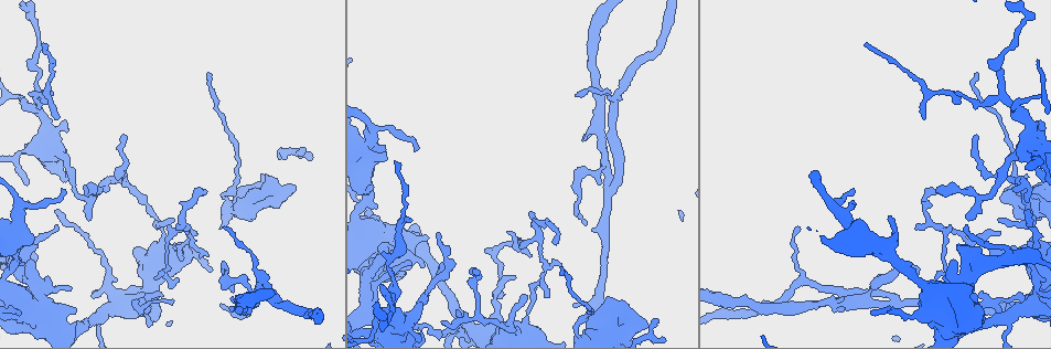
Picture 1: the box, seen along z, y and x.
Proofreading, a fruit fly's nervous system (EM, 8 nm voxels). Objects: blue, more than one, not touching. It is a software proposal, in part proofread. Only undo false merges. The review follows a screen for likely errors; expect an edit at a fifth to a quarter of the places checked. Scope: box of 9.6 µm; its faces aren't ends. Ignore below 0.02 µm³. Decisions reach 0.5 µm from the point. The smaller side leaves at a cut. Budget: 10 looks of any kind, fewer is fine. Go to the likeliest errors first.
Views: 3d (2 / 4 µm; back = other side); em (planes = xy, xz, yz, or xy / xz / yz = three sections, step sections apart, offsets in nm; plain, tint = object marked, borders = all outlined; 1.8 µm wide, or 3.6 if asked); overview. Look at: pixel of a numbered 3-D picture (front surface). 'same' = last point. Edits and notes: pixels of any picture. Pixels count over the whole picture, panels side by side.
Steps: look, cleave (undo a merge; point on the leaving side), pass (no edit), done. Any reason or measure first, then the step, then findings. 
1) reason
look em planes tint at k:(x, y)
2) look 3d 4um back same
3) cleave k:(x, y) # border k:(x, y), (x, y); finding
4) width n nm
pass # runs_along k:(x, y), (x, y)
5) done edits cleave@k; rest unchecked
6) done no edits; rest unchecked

a narrow waist
look em planes tint at 1:(898, 303)

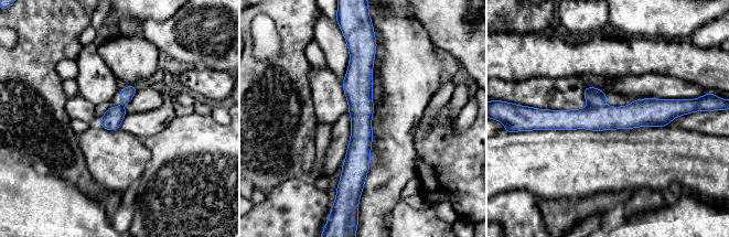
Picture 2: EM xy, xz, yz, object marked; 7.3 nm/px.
width 140 nm
cleave 2:(593, 96) # border 2:(589, 104), (602, 106); two neurons meet here

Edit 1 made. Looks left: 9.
see it whole again
look overview

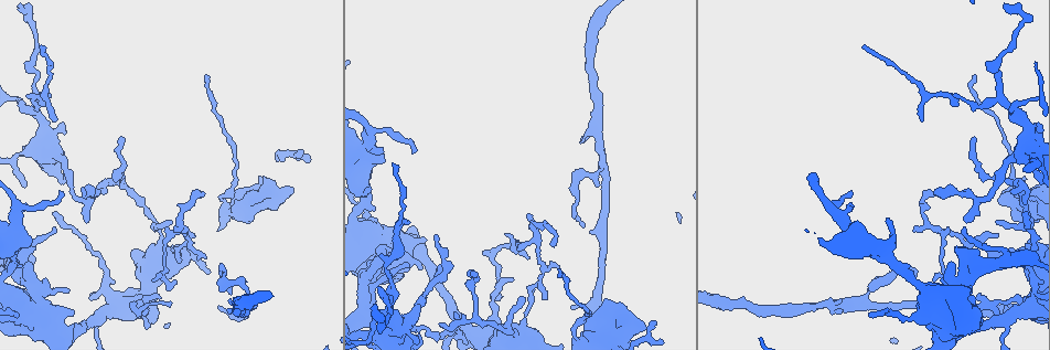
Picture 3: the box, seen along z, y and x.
look 3d 4um at 3:(1013, 258)

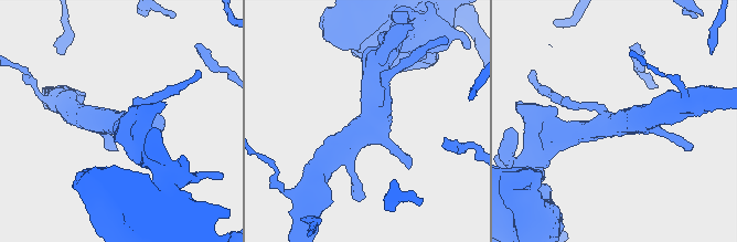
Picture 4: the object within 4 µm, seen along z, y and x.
look em planes tint at 4:(370, 118)

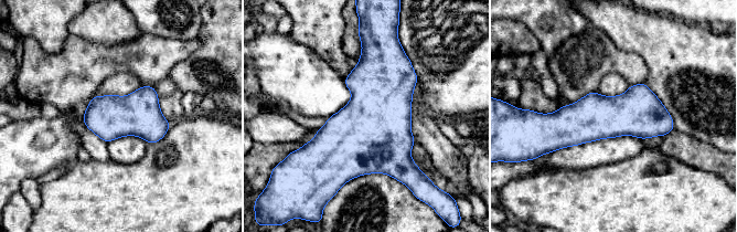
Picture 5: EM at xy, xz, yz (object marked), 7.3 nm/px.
width 320 nm
pass # runs_along 5:(547, 122), (659, 122), (671, 126); one neuron here

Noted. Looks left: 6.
narrows sharply
look em xz step 4 tint at 3:(972, 101)

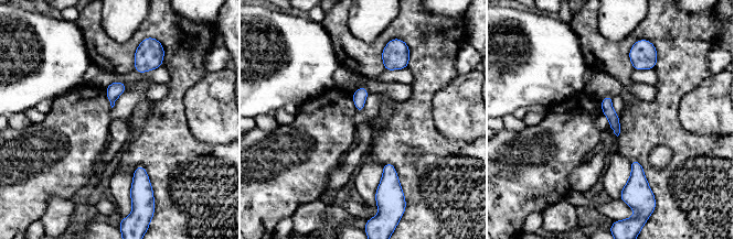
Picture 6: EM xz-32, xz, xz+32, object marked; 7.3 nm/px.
another direction
look em planes tint same

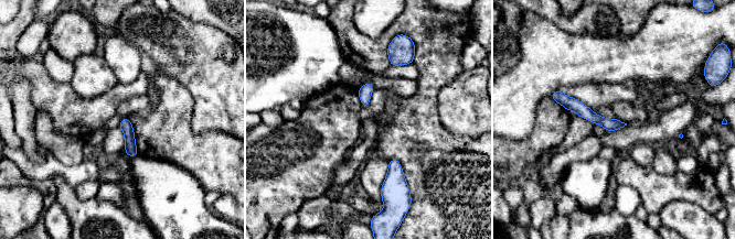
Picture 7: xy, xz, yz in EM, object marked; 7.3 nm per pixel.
pass # runs_along 7:(554, 96), (608, 125), (620, 125); continuous, no second neuron

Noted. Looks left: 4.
thick turns thin
look em 3.6um planes tint at 3:(1029, 245)

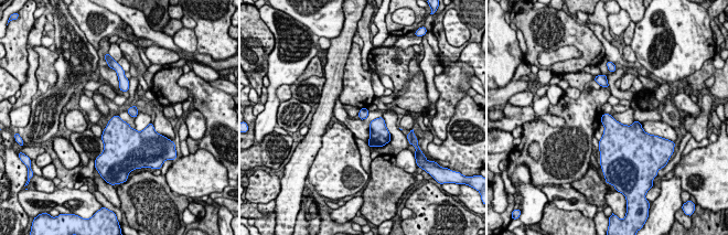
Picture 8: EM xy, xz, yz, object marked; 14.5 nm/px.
pass # all the same neuron

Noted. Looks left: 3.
done edits cleave@2; rest unchecked

